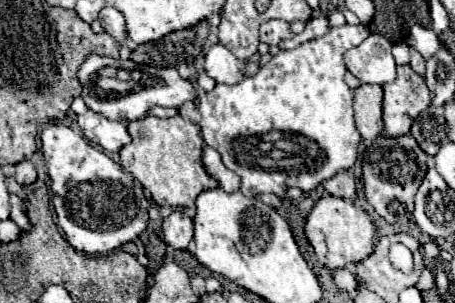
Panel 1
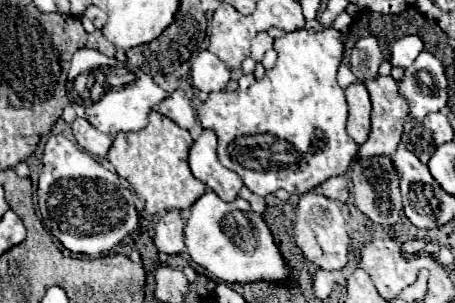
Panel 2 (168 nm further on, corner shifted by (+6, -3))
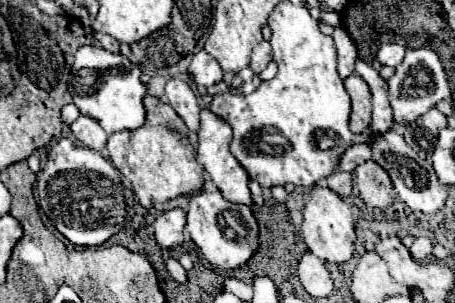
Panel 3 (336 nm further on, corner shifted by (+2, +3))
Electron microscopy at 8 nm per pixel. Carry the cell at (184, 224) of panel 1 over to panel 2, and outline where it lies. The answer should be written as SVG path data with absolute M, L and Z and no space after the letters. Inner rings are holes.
M178 210L166 212L158 220L154 232L156 232L154 244L156 244L158 252L180 254L180 252L186 250L186 246L184 246L184 220L182 220Z

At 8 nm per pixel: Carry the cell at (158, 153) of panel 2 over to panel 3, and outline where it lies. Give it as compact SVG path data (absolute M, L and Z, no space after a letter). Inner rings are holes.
M144 96L144 108L144 126L130 132L112 134L106 148L112 164L132 184L138 202L144 208L152 208L156 202L168 202L176 196L200 190L204 184L204 168L196 160L194 140L198 140L198 136L184 124L174 108L170 104L164 104L156 96Z

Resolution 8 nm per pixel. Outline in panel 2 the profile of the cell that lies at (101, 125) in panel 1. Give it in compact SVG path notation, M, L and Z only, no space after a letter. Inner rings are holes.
M76 118L74 124L72 124L72 128L74 128L74 138L76 138L76 142L78 142L86 152L90 152L90 154L94 154L94 156L100 156L100 158L104 158L104 156L108 154L108 150L110 150L110 146L112 146L112 136L96 130L96 128L94 128L90 122L86 122L84 118Z

